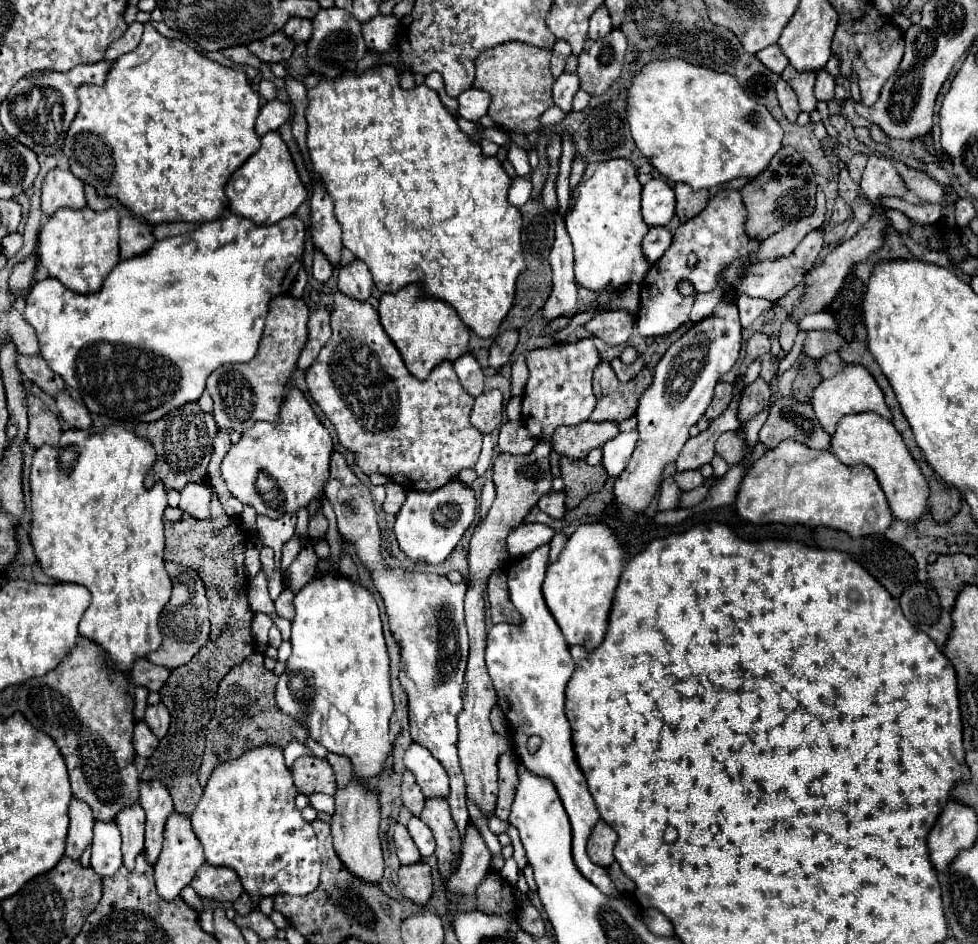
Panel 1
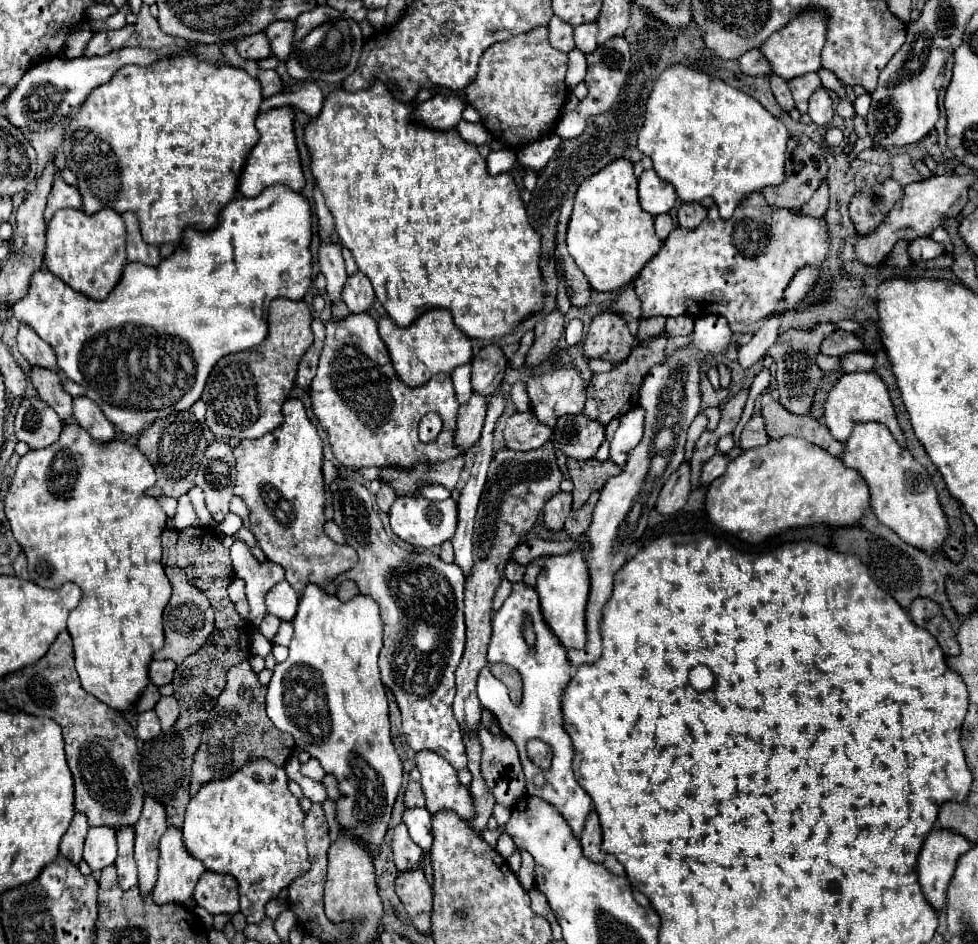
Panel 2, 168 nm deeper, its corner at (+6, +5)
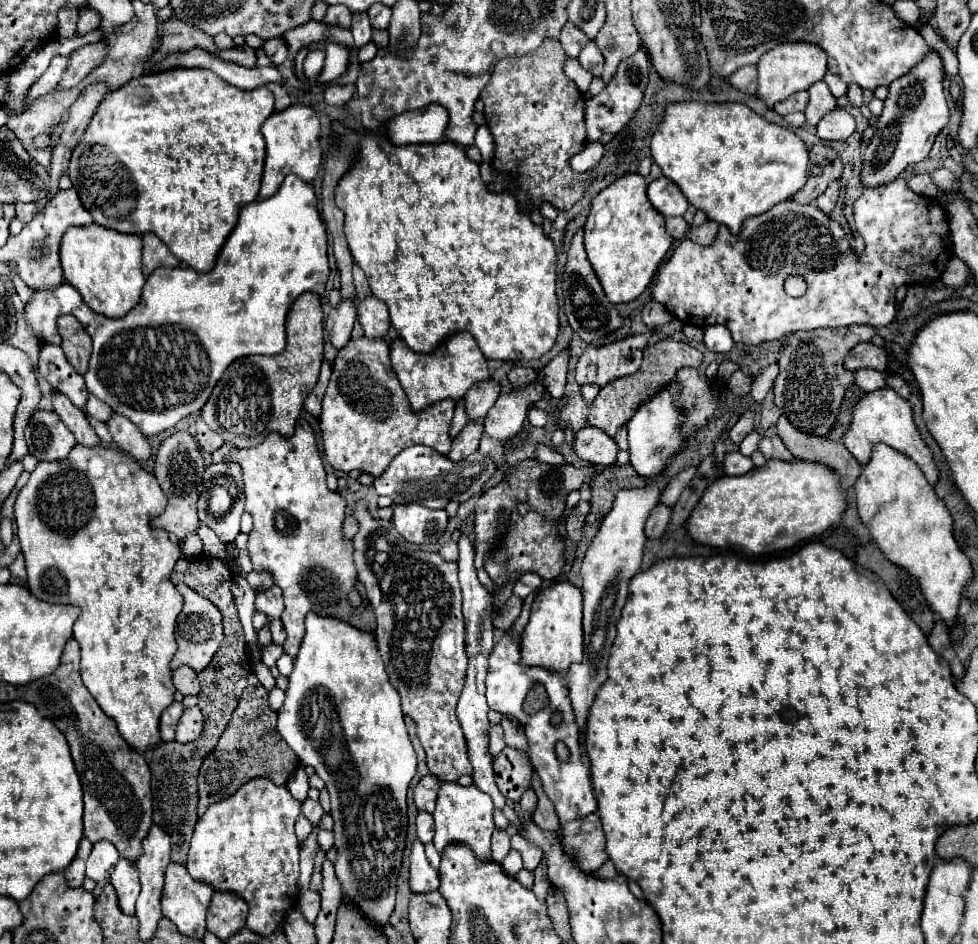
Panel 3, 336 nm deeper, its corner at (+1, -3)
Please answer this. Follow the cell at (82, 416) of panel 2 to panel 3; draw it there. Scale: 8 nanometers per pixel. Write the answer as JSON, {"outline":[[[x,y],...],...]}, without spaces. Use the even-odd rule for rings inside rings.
{"outline":[[[114,414],[104,424],[110,430],[114,444],[120,450],[128,452],[136,460],[148,460],[152,456],[146,436],[142,436],[142,432],[132,422],[128,422],[128,418],[124,418],[120,414]]]}

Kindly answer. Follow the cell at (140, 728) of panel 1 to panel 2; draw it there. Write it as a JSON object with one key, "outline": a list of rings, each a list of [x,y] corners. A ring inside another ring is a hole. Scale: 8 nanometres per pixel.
{"outline":[[[155,710],[139,714],[137,734],[139,734],[141,740],[149,740],[149,738],[155,738],[155,736],[161,734],[161,724],[159,724],[159,718],[157,718]]]}

